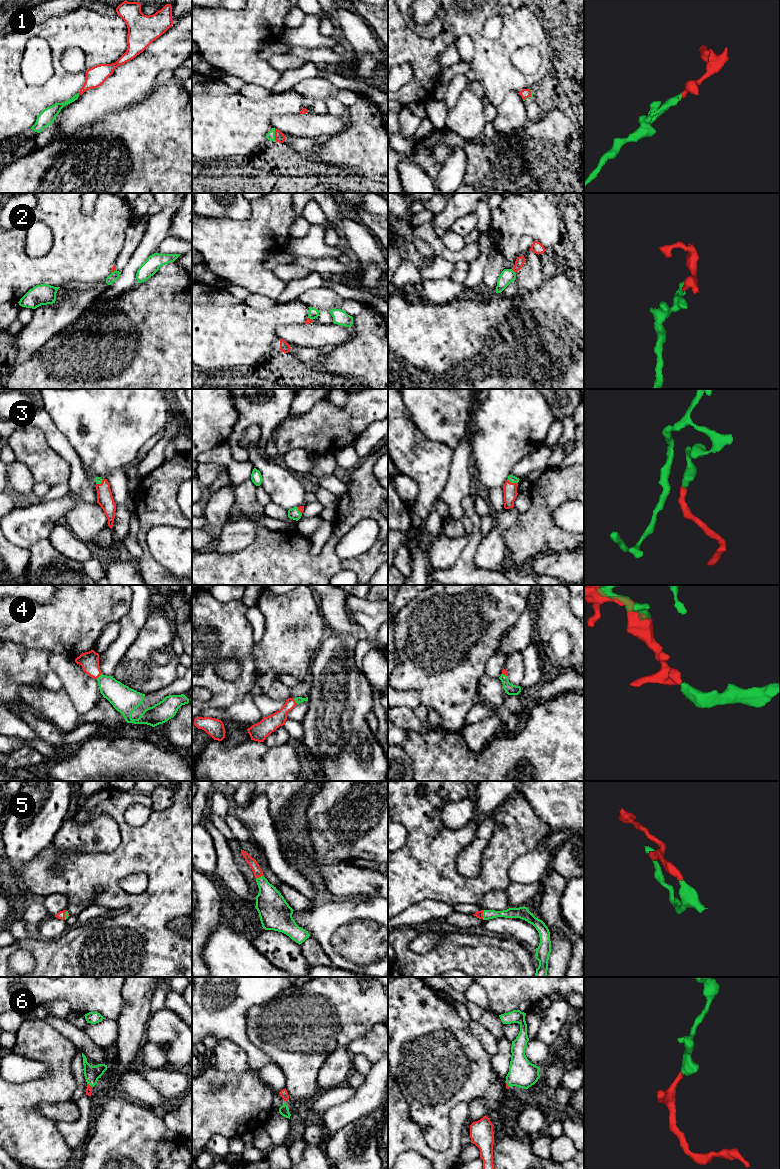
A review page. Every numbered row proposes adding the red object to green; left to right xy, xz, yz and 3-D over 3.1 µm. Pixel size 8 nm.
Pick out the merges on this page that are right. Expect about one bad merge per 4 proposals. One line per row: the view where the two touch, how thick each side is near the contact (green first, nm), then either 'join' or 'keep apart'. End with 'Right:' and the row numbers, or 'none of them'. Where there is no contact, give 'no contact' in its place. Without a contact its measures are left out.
1: meets green in xz; 70 nm thick on the green side, 80 nm on the other; join
2: meets green in yz; 120 nm thick on the green side, 70 nm on the other; keep apart
3: meets green in yz; 60 nm thick on the green side, 110 nm on the other; join
4: meets green in xz; 50 nm thick on the green side, 120 nm on the other; join
5: meets green in yz; 80 nm thick on the green side, 60 nm on the other; join
6: meets green in xy; 130 nm thick on the green side, 50 nm on the other; join
Right: 1, 3, 4, 5, 6

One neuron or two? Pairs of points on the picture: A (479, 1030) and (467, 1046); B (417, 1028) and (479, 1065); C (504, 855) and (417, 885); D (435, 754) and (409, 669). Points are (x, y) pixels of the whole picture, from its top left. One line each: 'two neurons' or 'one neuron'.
A: two neurons
B: one neuron
C: one neuron
D: two neurons

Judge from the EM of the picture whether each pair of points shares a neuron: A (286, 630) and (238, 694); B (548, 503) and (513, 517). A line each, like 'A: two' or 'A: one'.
A: two
B: two

